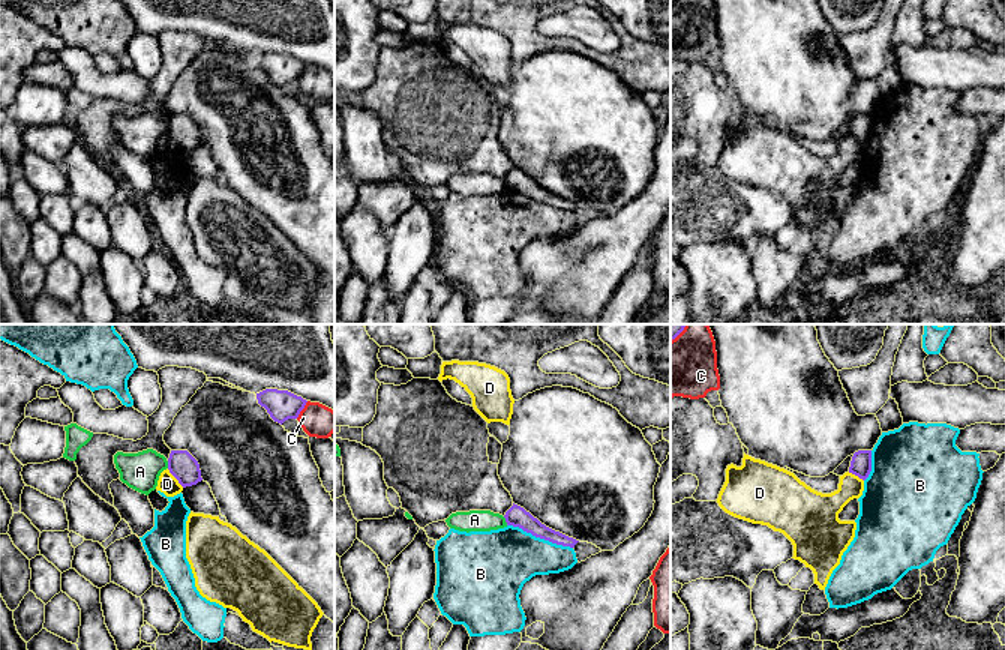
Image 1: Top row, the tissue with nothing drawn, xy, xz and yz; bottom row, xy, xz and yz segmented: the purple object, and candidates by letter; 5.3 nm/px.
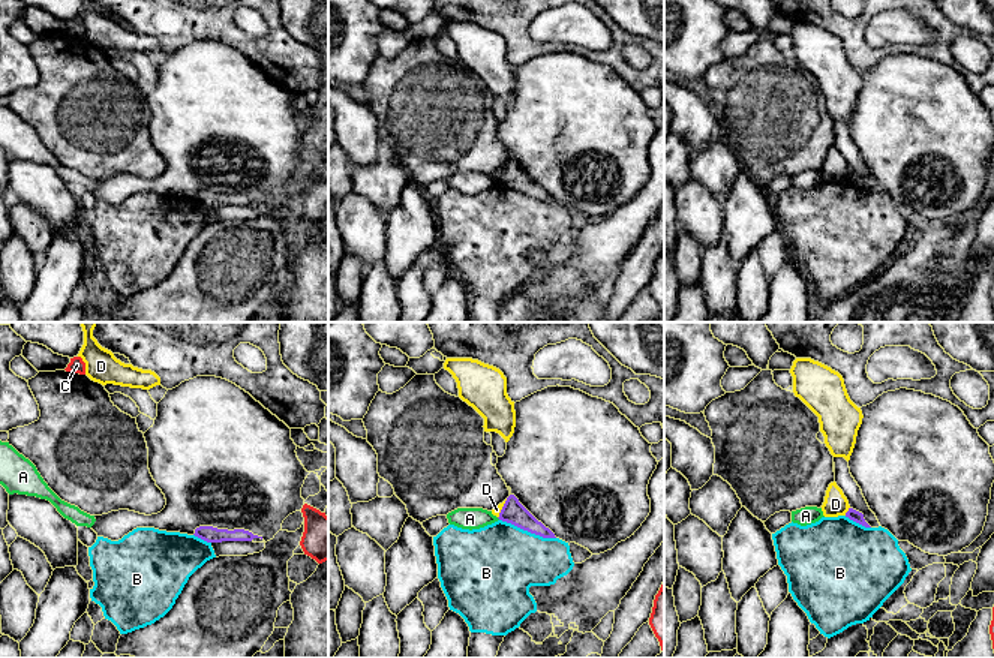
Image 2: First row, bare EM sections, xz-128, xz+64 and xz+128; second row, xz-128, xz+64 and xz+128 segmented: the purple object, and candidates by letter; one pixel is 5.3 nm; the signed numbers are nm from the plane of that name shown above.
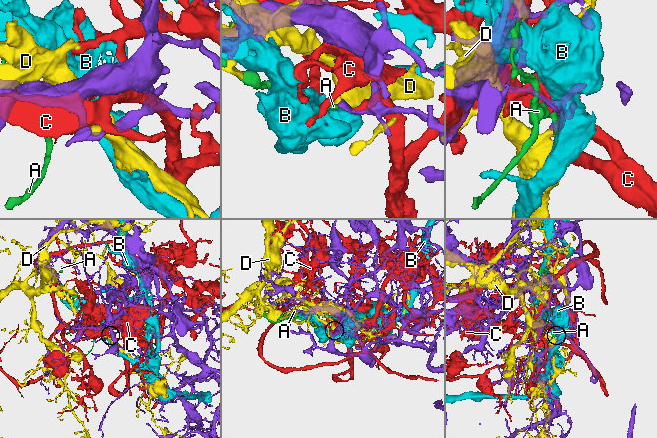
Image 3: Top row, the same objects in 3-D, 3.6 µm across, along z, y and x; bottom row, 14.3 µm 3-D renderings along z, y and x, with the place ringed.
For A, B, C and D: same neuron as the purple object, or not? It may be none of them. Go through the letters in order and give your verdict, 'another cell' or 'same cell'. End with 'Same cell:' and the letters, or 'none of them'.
A: another cell
B: another cell
C: another cell
D: another cell
Same cell: none of them

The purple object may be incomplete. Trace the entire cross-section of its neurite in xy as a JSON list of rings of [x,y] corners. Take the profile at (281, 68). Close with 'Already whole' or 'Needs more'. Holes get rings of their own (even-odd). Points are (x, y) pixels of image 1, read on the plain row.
[[[266,53],[256,57],[256,63],[270,81],[280,89],[288,83],[297,83],[308,66],[302,60],[278,53]]]. Already whole

